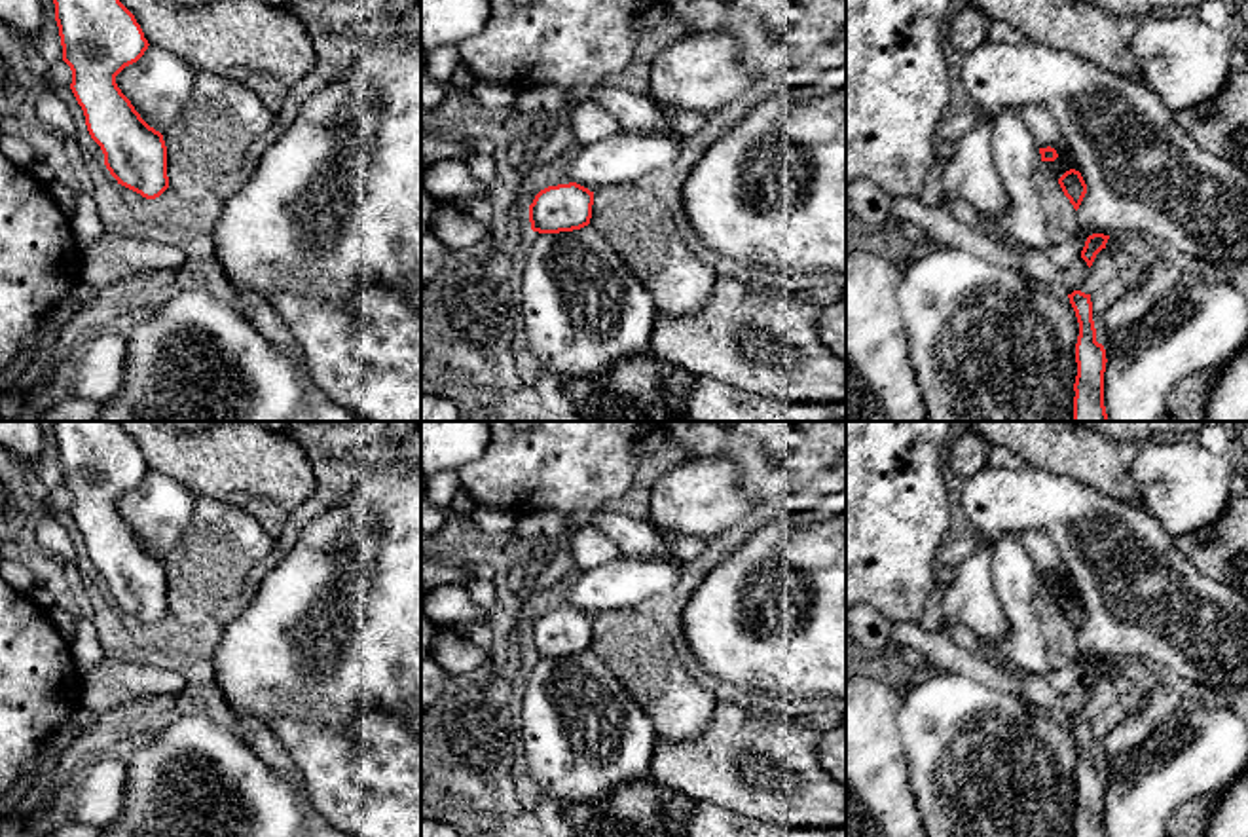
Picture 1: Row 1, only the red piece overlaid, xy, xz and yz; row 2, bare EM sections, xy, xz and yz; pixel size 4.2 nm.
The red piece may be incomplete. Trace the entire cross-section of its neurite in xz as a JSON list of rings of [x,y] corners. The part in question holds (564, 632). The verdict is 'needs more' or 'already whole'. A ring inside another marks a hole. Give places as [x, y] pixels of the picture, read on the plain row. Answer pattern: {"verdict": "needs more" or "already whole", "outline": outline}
{"verdict": "already whole", "outline": [[[569,607],[541,615],[529,630],[531,655],[560,659],[580,655],[590,649],[594,617]]]}

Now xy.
{"verdict": "already whole", "outline": [[[118,421],[51,423],[63,471],[63,486],[72,495],[70,514],[83,535],[91,564],[104,579],[106,594],[118,609],[142,623],[159,623],[169,613],[167,571],[163,560],[140,543],[116,509],[116,501],[125,492],[137,488],[150,471],[140,450]]]}

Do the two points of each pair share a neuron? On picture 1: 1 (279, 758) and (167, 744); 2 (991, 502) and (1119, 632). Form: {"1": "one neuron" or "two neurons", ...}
{"1": "two neurons", "2": "one neuron"}

